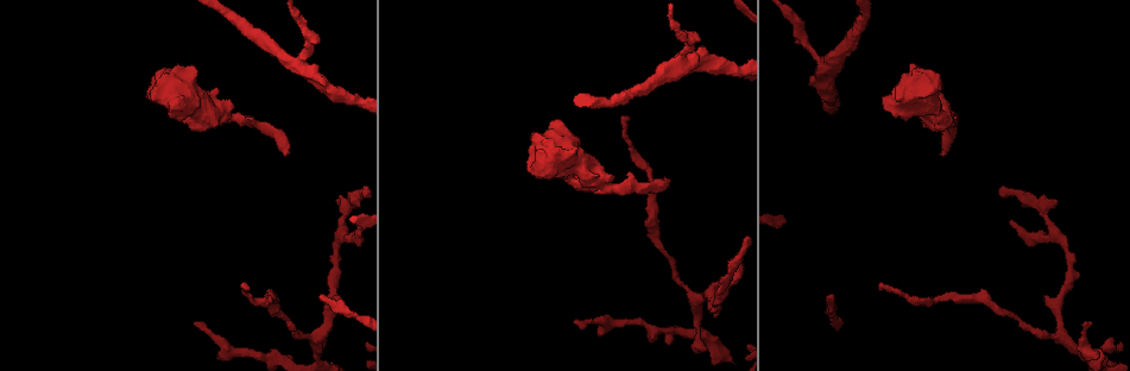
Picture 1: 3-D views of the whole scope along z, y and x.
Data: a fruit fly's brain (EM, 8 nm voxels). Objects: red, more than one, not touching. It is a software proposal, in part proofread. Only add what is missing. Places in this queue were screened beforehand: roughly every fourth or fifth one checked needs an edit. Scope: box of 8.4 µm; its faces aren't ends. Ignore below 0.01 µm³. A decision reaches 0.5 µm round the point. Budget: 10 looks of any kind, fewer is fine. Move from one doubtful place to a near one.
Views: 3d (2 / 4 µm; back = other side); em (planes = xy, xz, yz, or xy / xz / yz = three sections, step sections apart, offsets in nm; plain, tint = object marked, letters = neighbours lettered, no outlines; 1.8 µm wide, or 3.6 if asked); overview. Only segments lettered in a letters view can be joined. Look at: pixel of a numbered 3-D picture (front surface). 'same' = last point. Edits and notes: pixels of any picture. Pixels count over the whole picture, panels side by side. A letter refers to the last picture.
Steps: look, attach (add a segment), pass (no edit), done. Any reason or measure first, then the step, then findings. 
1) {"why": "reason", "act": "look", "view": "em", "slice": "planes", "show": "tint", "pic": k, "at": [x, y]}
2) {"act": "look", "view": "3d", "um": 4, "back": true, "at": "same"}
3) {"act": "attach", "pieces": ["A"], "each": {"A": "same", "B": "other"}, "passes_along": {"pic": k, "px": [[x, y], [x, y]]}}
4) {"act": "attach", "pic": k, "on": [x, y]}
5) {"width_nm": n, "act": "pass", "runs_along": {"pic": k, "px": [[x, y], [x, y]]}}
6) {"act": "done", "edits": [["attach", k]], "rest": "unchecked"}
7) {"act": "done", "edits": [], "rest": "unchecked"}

{"why": "free end", "act": "look", "view": "em", "slice": "planes", "show": "letters", "pic": 1, "at": [318, 296]}

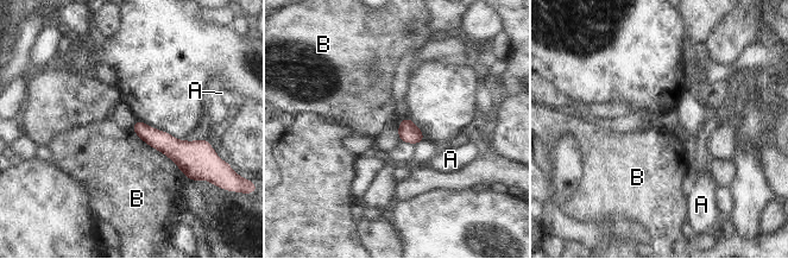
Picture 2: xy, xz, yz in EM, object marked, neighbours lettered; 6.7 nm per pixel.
{"act": "pass", "each": {"A": "other", "B": "other"}, "border": {"pic": 2, "px": [[131, 130], [164, 153], [191, 181]]}, "found": "no lettered segment goes on from it"}

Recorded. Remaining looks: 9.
{"why": "thin end", "act": "look", "view": "3d", "um": 2, "pic": 1, "at": [242, 284]}

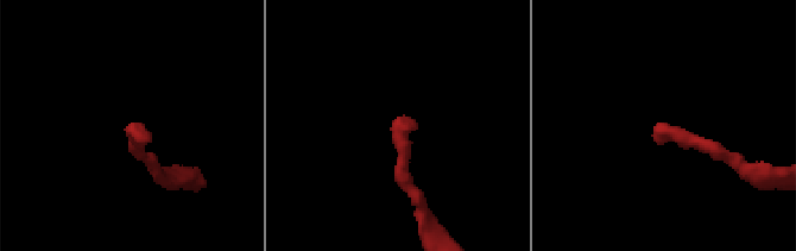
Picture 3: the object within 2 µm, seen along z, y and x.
{"act": "look", "view": "em", "slice": "planes", "show": "tint", "pic": 3, "at": [129, 130]}

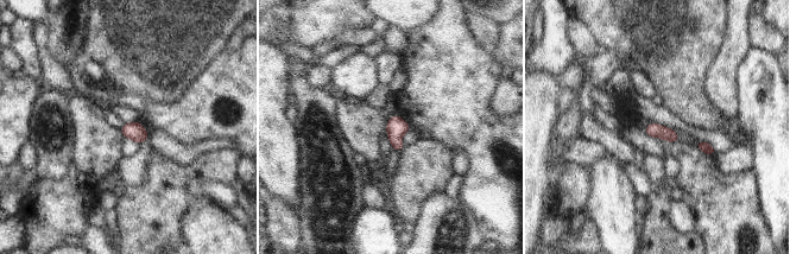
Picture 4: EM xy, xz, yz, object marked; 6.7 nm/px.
{"why": "see the neighbours", "act": "look", "view": "em", "slice": "planes", "show": "letters", "at": "same"}

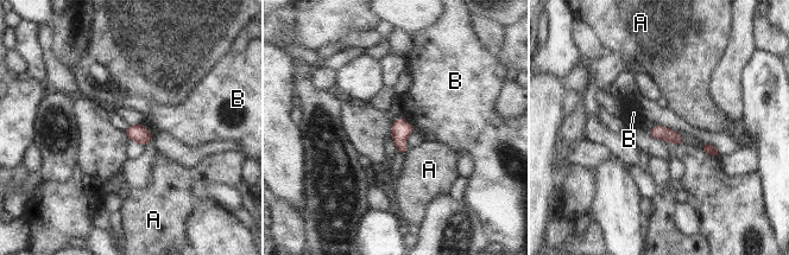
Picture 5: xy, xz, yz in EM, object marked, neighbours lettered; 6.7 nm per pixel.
{"act": "pass", "each": {"A": "other", "B": "other"}, "border": {"pic": 5, "px": [[399, 116], [404, 118], [417, 132]]}, "found": "none of them fits"}

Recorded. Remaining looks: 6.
{"why": "an open end", "act": "look", "view": "3d", "um": 4, "pic": 1, "at": [559, 124]}

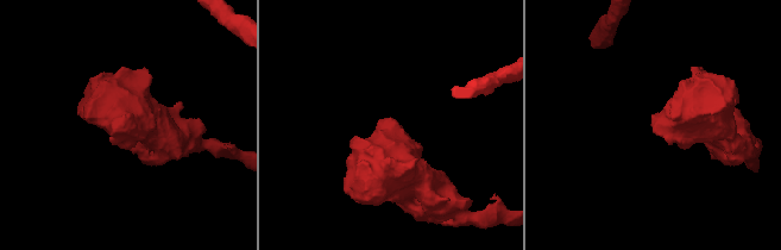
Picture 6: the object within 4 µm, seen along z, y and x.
{"why": "now the EM", "act": "look", "view": "em", "slice": "xz", "step": 8, "show": "letters", "pic": 6, "at": [127, 115]}

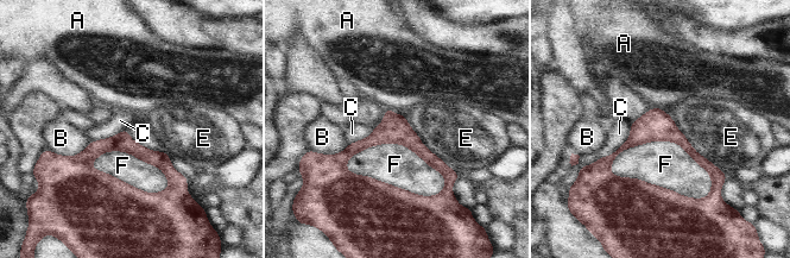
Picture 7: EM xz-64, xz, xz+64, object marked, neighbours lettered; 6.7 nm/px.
{"act": "pass", "each": {"A": "other", "B": "other", "C": "other", "E": "other", "F": "other"}, "border": {"pic": 7, "px": [[631, 124], [630, 136], [589, 165]]}, "found": "none of them fits"}

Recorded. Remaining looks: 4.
{"why": "free end", "act": "look", "view": "3d", "um": 2, "pic": 1, "at": [285, 156]}

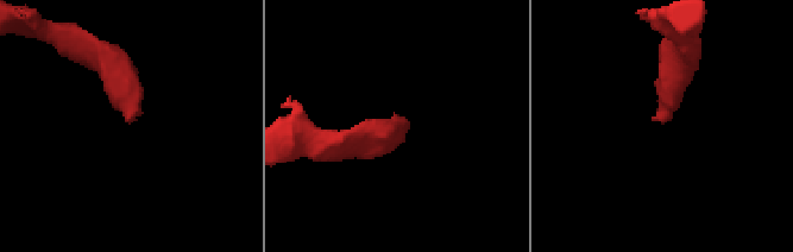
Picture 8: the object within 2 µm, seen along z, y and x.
{"why": "need the tissue", "act": "look", "view": "em", "slice": "planes", "show": "letters", "pic": 8, "at": [397, 116]}

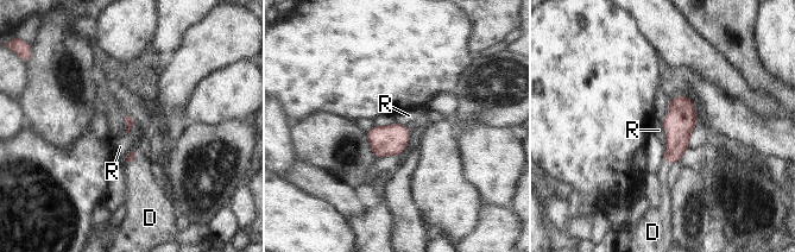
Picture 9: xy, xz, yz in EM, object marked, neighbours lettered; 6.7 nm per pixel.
{"act": "attach", "pieces": ["D"], "each": {"D": "same", "R": "other"}, "passes_along": {"pic": 9, "px": [[677, 126], [667, 161], [662, 171]]}, "found": "it goes on there"}

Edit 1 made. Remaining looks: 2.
{"act": "done", "edits": [["attach", 9]], "rest": "unchecked"}

